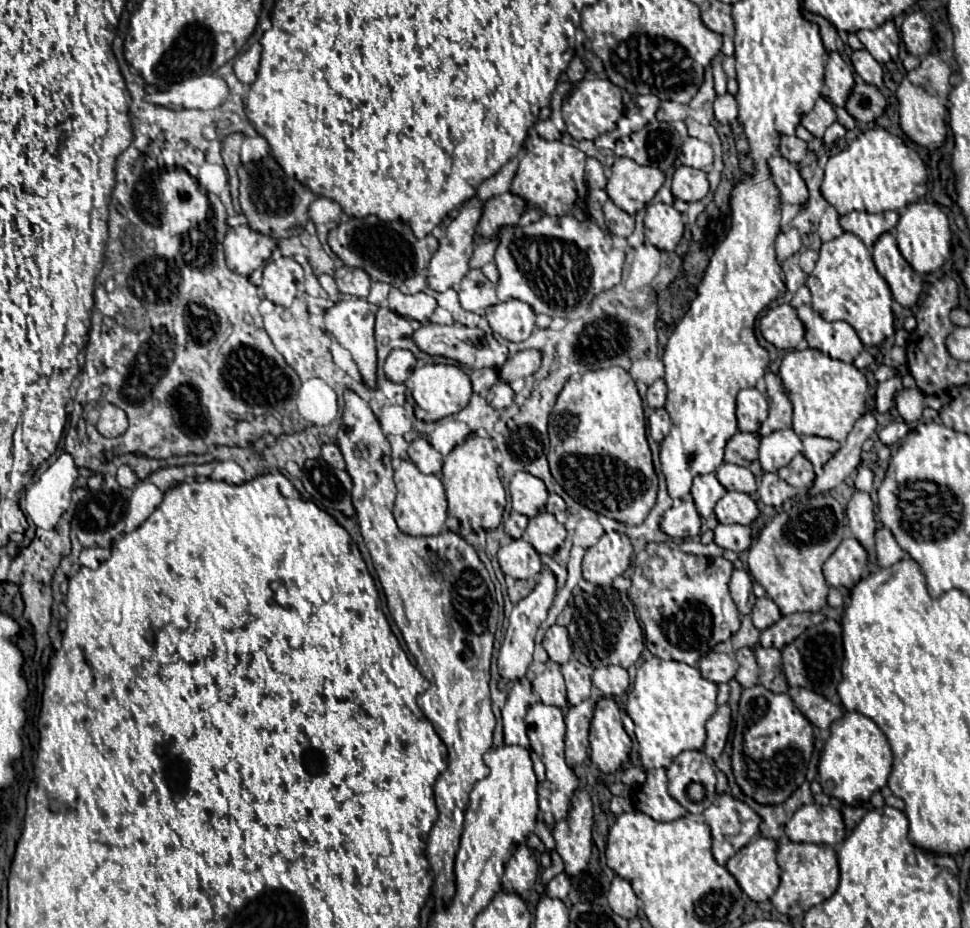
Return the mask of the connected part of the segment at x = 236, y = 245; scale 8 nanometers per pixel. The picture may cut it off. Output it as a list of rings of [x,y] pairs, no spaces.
[[[249,226],[229,228],[223,240],[229,270],[243,276],[249,276],[253,270],[261,268],[273,254],[275,246],[277,242],[273,238],[259,234]]]

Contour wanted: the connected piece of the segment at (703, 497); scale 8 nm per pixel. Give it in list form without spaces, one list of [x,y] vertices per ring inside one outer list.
[[[705,474],[705,476],[697,476],[693,480],[693,488],[691,488],[691,496],[693,496],[693,502],[697,506],[697,512],[701,518],[707,518],[717,500],[725,496],[725,488],[719,484],[719,480],[715,478],[715,474]]]

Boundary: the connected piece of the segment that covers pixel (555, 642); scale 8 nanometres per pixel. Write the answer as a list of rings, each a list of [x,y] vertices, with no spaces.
[[[551,626],[545,632],[543,638],[543,648],[549,654],[549,660],[553,660],[555,664],[565,664],[571,658],[571,644],[569,644],[569,636],[567,636],[567,628],[563,626]]]

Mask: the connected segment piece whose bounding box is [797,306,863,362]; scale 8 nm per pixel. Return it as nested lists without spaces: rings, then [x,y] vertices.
[[[811,306],[797,308],[797,314],[807,328],[805,340],[811,348],[817,348],[841,362],[853,362],[861,354],[863,344],[847,322],[827,322]]]

